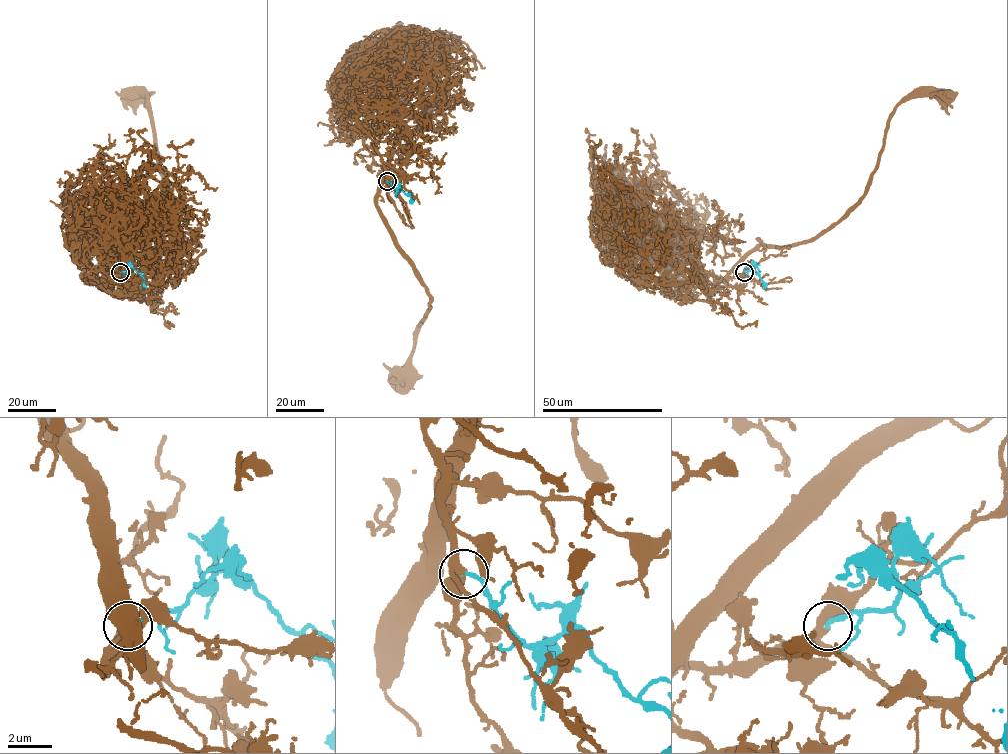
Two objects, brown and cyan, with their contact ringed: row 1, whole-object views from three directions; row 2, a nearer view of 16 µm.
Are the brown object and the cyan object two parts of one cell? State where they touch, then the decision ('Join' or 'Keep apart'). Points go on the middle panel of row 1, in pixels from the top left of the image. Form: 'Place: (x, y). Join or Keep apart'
Place: (387, 181). Join

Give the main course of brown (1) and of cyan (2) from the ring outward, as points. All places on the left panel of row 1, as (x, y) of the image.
1: (120, 272), (97, 283), (108, 263), (126, 284), (109, 245), (144, 228), (162, 194), (150, 106), (132, 95)
2: (120, 272), (132, 266), (143, 277), (146, 288)

